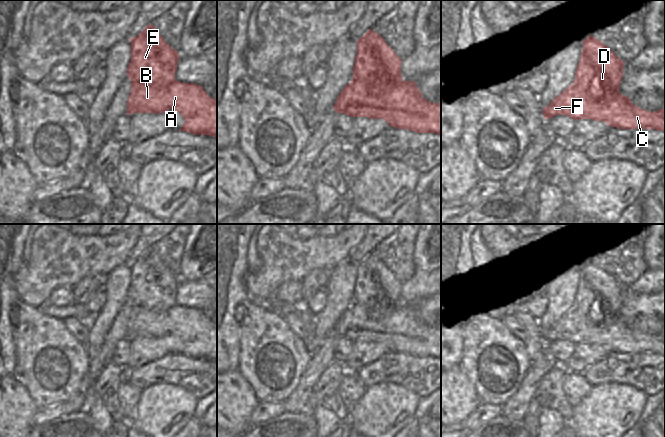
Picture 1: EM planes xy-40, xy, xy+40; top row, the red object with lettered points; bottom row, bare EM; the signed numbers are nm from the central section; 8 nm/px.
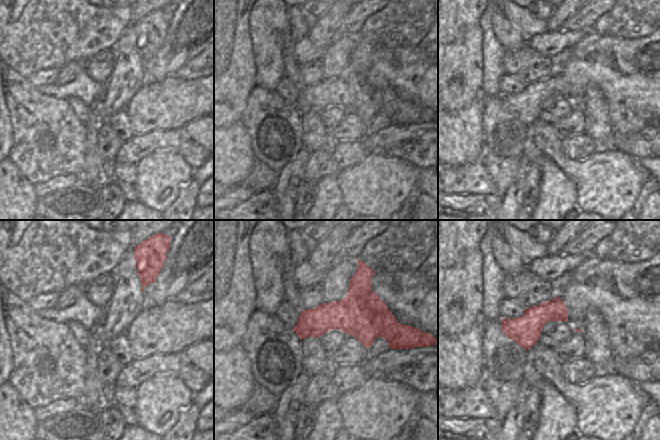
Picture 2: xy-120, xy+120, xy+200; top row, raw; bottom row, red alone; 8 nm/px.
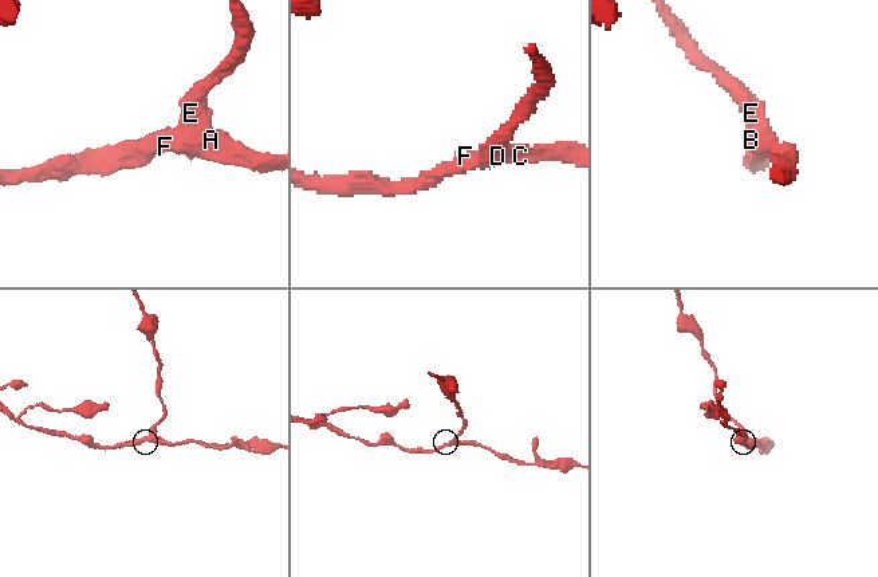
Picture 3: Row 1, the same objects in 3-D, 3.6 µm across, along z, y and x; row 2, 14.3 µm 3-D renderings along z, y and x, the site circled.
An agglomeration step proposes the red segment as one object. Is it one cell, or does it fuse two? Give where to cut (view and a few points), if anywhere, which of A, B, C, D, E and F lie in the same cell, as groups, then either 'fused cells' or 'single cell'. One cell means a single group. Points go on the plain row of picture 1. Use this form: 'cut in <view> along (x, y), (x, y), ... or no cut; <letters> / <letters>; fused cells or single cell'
cut in xy along (353, 300), (363, 303), (368, 314), (378, 320), (402, 305); A B C F / D E; fused cells

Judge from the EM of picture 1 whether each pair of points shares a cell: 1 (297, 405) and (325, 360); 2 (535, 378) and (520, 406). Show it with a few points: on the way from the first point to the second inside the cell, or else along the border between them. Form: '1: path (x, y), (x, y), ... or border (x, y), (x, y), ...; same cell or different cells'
1: path (301, 394), (302, 389), (314, 371); same cell
2: path (529, 385), (522, 399); same cell

